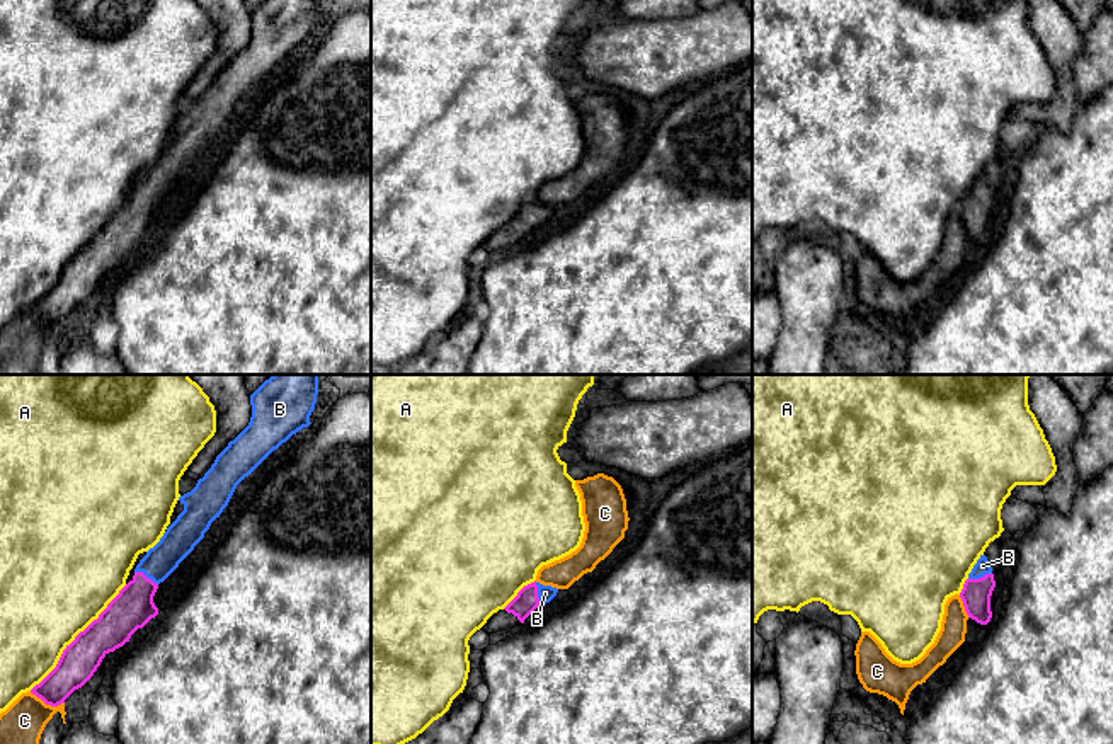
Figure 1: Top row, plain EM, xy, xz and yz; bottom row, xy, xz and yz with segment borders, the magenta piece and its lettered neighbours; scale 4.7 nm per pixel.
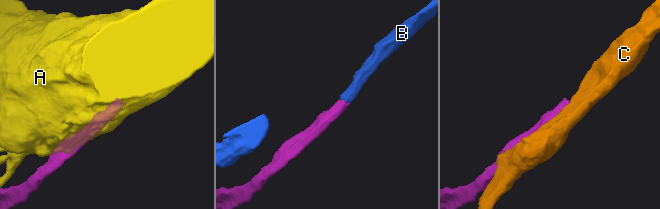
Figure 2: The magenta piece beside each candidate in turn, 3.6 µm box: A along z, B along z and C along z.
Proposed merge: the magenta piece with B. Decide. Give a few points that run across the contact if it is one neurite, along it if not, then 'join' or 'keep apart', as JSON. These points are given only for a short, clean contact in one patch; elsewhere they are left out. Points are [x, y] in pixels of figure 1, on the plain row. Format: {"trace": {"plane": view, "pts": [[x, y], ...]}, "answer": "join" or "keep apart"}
{"trace": {"plane": "xy", "pts": [[133, 225], [145, 194], [181, 155]]}, "answer": "join"}

